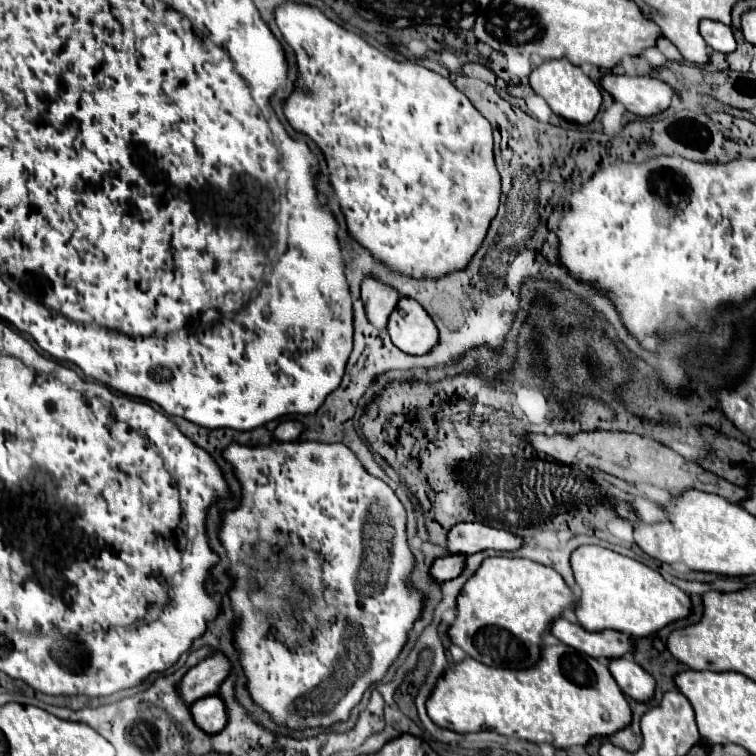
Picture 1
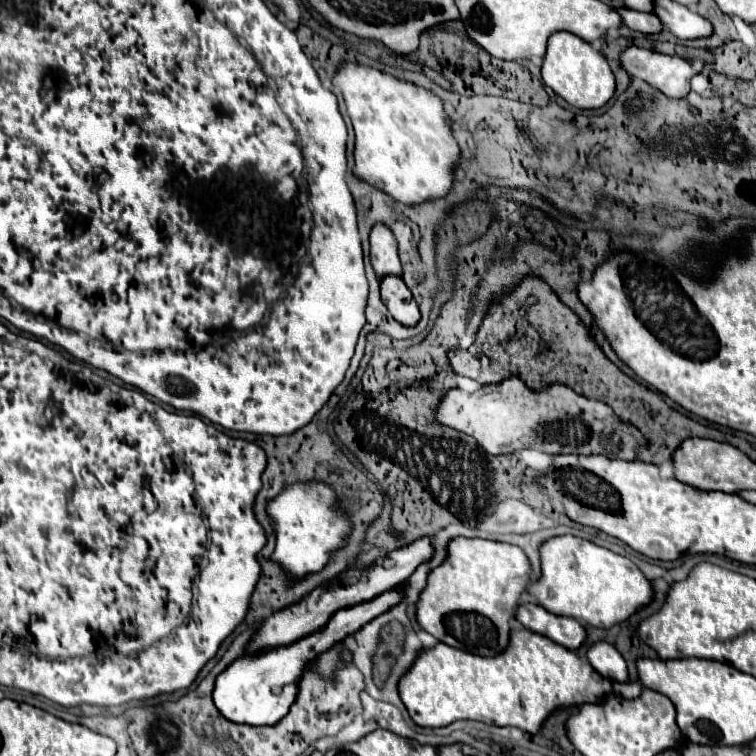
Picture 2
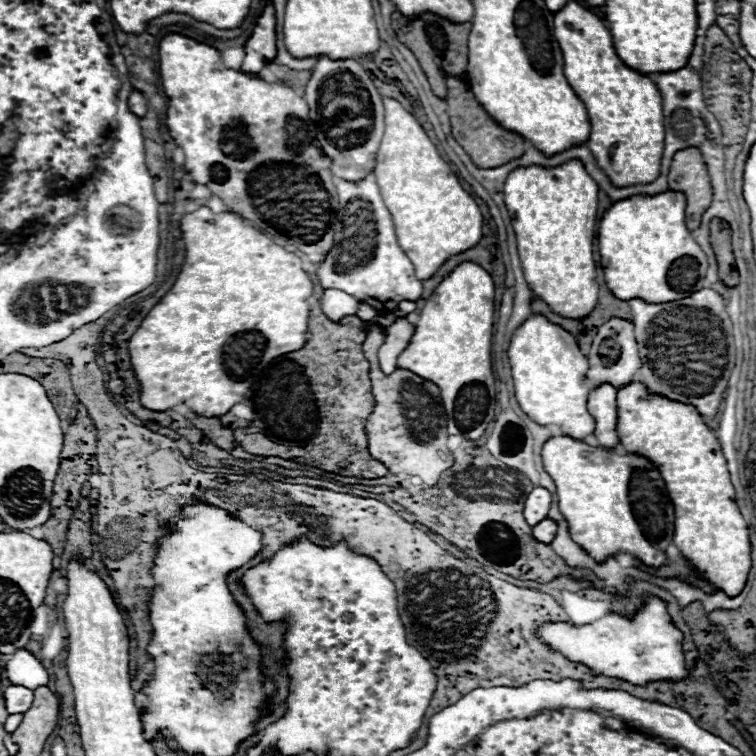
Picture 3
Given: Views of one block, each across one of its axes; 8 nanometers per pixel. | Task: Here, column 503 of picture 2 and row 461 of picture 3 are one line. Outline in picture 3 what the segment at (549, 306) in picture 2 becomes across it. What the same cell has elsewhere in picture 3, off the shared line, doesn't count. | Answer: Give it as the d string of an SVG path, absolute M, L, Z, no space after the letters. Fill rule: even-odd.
M318 302L310 310L310 340L306 346L274 358L252 384L250 400L254 402L258 420L266 426L256 434L240 434L236 438L240 446L256 456L278 456L340 476L386 476L388 468L370 456L364 432L364 422L374 408L368 376L370 364L362 354L366 330L364 320L358 316L344 316L340 322L332 322ZM294 440L304 442L294 444Z

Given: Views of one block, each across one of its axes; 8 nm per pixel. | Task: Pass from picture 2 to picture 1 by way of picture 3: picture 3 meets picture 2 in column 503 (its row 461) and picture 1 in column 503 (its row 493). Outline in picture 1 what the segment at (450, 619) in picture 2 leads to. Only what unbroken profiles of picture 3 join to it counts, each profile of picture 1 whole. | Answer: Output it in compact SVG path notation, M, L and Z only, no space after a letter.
M492 556L486 558L474 576L462 586L460 594L456 596L456 618L448 628L448 638L452 644L460 646L470 658L500 668L530 668L540 658L540 644L542 632L546 632L556 620L562 610L572 602L572 592L564 584L562 576L538 562L526 558L506 558L506 556Z

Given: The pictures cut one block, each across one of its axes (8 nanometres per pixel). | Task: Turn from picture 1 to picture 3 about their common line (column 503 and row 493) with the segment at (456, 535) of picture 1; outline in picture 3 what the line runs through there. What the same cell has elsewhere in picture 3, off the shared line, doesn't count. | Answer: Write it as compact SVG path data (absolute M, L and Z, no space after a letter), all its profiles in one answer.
M534 488L526 502L524 502L524 518L530 526L536 526L536 522L544 520L548 516L550 510L550 502L552 502L552 494L546 488Z

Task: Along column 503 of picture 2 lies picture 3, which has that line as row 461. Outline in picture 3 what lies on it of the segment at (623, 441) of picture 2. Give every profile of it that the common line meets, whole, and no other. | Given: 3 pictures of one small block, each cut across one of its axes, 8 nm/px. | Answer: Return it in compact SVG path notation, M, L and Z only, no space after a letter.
M372 324L362 344L362 352L370 362L372 394L376 398L374 410L364 426L370 456L380 460L392 474L418 476L426 486L434 486L440 474L454 464L452 452L446 448L446 412L442 406L440 390L434 382L428 382L404 368L398 368L392 374L384 374L376 360L376 350L384 338L386 332Z

